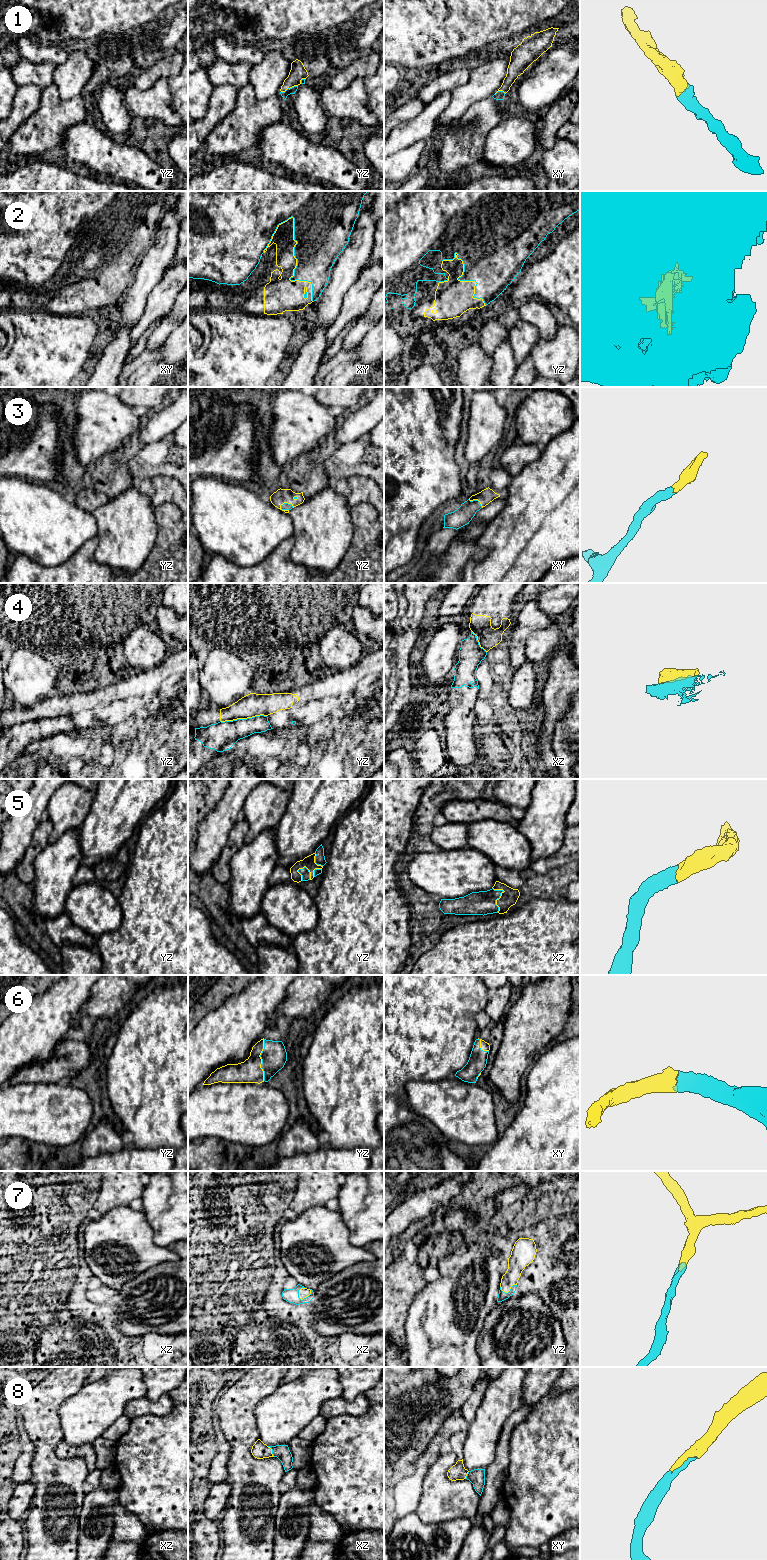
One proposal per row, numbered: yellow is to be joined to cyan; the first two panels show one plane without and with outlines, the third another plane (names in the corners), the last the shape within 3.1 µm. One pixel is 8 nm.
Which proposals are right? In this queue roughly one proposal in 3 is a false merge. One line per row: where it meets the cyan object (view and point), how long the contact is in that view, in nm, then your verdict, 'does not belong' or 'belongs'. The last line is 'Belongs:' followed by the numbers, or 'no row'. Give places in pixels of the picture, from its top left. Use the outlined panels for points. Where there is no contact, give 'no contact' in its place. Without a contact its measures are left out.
1: meets cyan in yz at (288, 88); contact 150 nm long; belongs
2: meets cyan in xy at (296, 267); contact 700 nm long; does not belong
3: meets cyan in yz at (287, 503); contact 110 nm long; belongs
4: meets cyan in yz at (243, 719); contact 380 nm long; does not belong
5: meets cyan in xz at (499, 897); contact 220 nm long; belongs
6: meets cyan in yz at (262, 1060); contact 340 nm long; belongs
7: meets cyan in xz at (306, 1297); contact 130 nm long; belongs
8: meets cyan in xz at (272, 1451); contact 110 nm long; belongs
Belongs: 1, 3, 5, 6, 7, 8

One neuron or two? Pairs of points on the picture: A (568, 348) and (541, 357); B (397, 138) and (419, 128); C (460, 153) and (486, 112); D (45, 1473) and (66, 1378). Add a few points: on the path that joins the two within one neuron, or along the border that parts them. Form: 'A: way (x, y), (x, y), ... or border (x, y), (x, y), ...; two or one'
A: way (560, 352), (545, 352); one
B: way (402, 136), (414, 130); one
C: way (465, 143), (473, 135), (480, 122); one
D: way (45, 1449), (45, 1402); one

